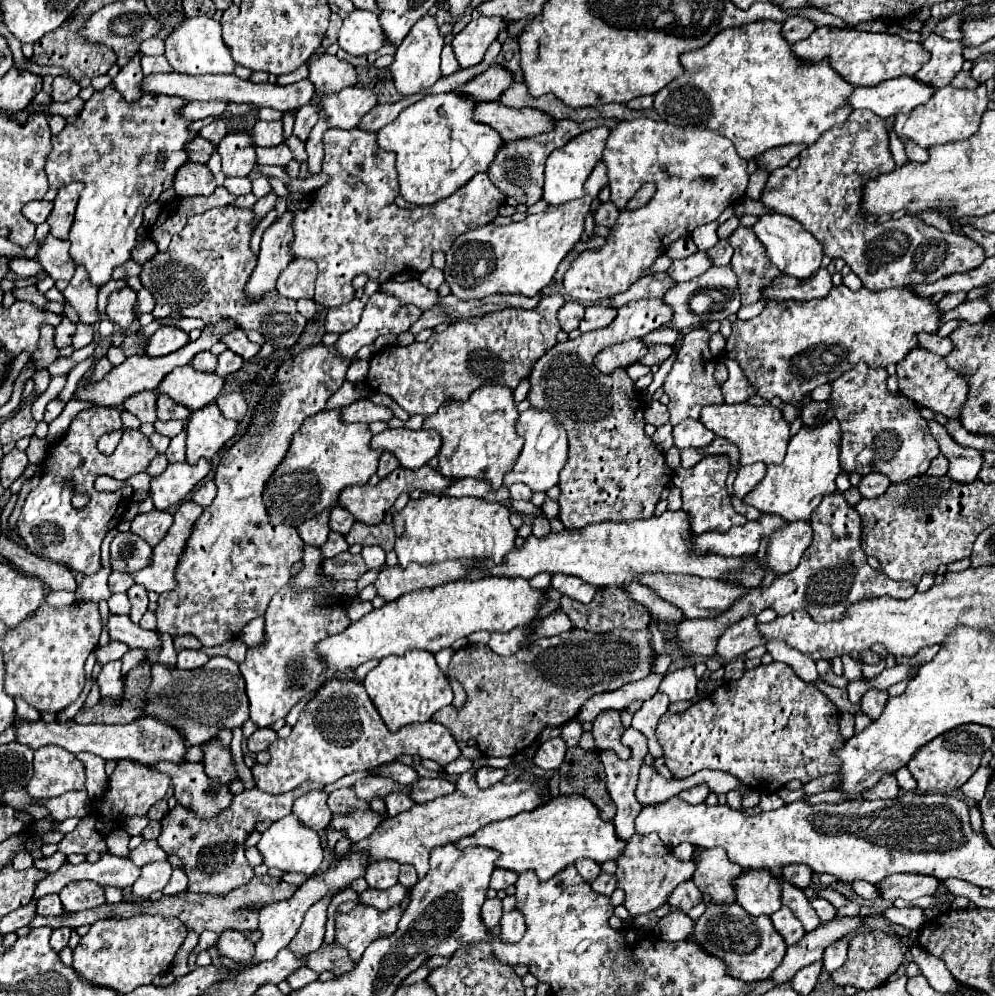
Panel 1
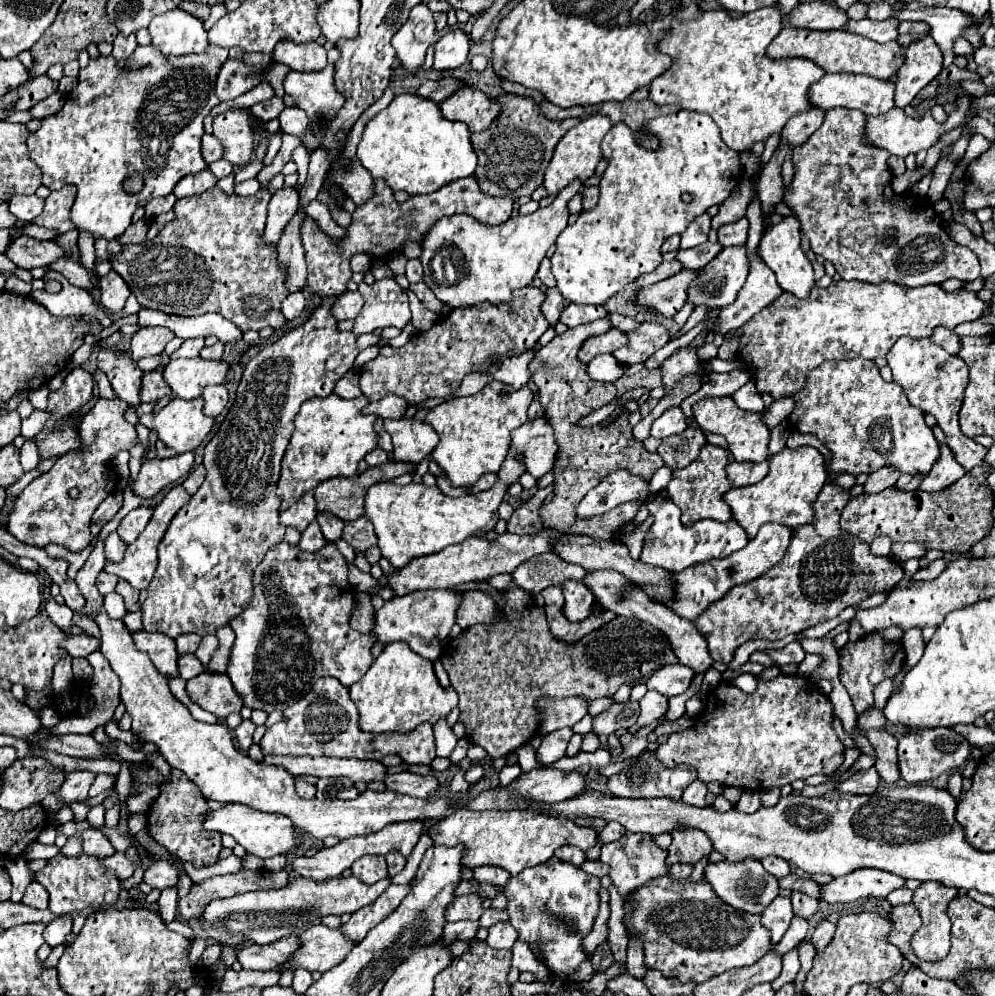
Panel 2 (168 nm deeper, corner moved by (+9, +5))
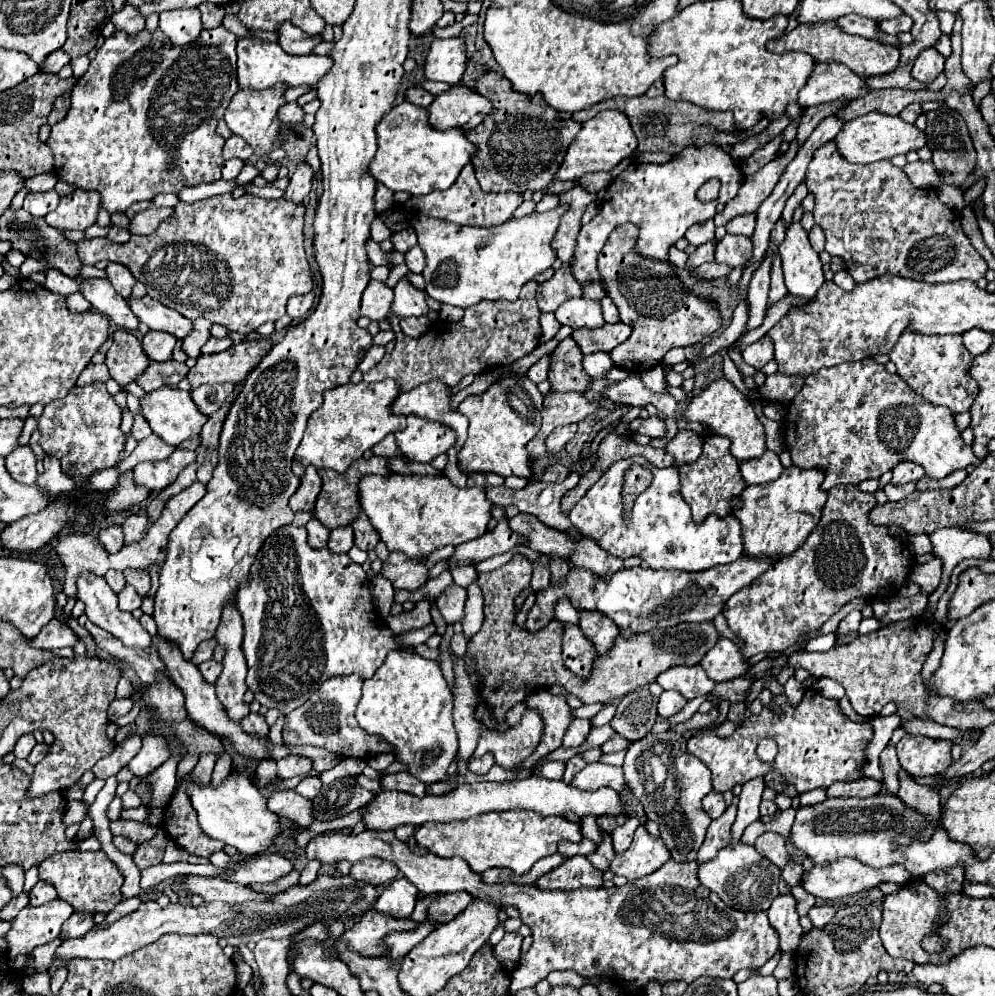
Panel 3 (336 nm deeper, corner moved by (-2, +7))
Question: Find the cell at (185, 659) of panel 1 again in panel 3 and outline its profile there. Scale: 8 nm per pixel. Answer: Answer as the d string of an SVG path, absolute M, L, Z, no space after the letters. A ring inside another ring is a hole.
M209 660L209 662L199 664L197 668L199 668L201 676L205 678L205 682L215 684L215 682L217 682L217 678L219 678L219 674L221 674L221 668L223 668L223 666L221 666L219 662L215 662L215 660Z

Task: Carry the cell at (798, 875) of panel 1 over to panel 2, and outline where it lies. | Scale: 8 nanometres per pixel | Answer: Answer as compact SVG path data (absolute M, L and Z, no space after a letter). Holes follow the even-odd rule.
M770 856L770 858L764 858L762 860L762 866L776 878L784 878L790 874L790 864L782 858L776 858L776 856Z

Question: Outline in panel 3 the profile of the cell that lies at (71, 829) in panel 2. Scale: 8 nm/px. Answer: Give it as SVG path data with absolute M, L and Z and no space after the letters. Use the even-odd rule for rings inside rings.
M129 820L110 821L109 827L113 836L123 834L123 836L133 840L135 844L151 840L153 834L156 834L158 830L158 827L152 827L141 822L129 822Z

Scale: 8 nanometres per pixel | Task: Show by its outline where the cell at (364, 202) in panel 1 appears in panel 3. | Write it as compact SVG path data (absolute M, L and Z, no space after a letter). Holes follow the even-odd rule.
M467 164L461 170L461 176L455 180L455 184L447 190L433 190L425 196L415 196L407 202L407 212L409 214L425 214L431 218L443 218L461 226L499 226L505 224L509 218L513 218L513 212L521 206L523 196L515 192L499 192L499 194L489 194L483 192L477 178L475 178L475 168L473 164Z

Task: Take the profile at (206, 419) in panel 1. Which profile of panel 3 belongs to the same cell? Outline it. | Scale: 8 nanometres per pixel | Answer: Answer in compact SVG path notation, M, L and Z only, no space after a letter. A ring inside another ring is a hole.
M159 388L159 390L153 390L153 392L147 392L143 398L141 398L141 414L143 418L149 422L153 434L157 434L165 444L169 446L179 446L183 440L195 436L201 432L203 424L207 422L207 416L203 416L197 406L193 404L191 400L191 394L185 392L185 390L179 390L179 388Z

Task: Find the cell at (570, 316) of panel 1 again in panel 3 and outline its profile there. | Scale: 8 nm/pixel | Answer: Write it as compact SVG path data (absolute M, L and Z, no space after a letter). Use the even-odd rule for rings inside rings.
M561 266L555 270L553 278L537 286L537 304L541 312L555 312L559 304L569 298L581 296L581 284L577 284L569 266Z

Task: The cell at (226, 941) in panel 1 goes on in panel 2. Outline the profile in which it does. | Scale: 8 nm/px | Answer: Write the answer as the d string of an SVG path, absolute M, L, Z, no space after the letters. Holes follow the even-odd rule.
M288 936L272 944L250 944L238 950L238 962L244 970L276 970L298 948L298 936Z

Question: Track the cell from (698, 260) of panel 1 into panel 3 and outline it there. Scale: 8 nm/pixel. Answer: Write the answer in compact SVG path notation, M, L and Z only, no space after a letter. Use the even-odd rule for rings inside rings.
M727 234L723 240L717 242L715 250L715 262L729 264L729 266L743 266L745 260L749 260L753 242L747 236L737 236L737 234Z

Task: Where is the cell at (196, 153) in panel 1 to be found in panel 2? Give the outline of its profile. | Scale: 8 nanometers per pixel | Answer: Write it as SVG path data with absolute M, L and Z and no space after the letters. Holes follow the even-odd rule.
M212 134L202 136L202 158L206 164L212 164L222 158L222 146Z

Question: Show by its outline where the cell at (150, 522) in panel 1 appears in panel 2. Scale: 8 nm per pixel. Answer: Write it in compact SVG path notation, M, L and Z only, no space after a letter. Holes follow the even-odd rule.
M140 506L140 508L136 508L136 510L132 510L132 512L128 512L124 518L122 518L122 522L120 522L120 526L118 526L118 534L120 534L120 538L126 542L126 544L134 544L136 542L136 538L140 536L140 532L146 528L146 524L150 522L150 518L152 518L152 512L154 510L154 506Z

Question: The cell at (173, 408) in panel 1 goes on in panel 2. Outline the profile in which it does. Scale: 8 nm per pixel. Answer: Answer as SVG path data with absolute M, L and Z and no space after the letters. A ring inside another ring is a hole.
M160 370L146 372L142 378L142 390L140 390L140 400L142 402L158 402L164 396L172 396L170 386L164 382Z

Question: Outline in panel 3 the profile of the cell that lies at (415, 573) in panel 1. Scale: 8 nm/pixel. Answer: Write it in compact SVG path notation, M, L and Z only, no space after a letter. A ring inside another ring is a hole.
M501 518L495 530L479 536L477 540L469 540L465 544L455 546L455 554L451 556L451 566L475 566L477 562L491 558L495 554L503 554L513 550L513 546L521 544L523 538L509 530L507 518Z

